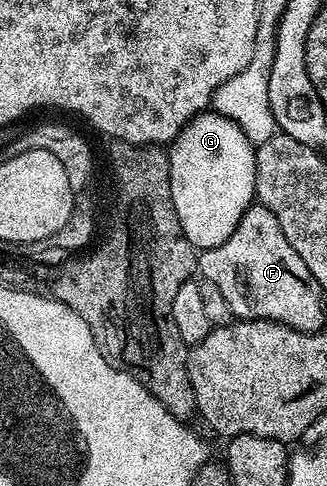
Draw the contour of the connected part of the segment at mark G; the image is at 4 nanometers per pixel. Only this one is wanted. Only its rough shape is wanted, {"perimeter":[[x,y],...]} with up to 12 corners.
{"perimeter":[[199,113],[171,142],[185,238],[221,246],[256,199],[236,120]]}

